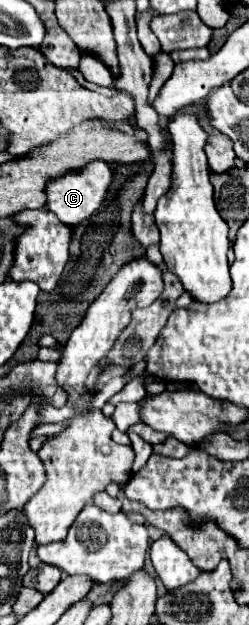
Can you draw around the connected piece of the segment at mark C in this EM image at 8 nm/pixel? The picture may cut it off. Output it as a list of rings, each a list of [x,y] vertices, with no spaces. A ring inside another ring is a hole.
[[[92,161],[84,169],[80,169],[76,173],[68,173],[68,175],[48,183],[48,187],[46,187],[46,195],[48,195],[46,209],[56,213],[56,217],[62,223],[66,223],[70,227],[76,227],[86,217],[90,217],[92,213],[96,213],[100,209],[100,205],[104,203],[104,199],[108,195],[108,185],[110,183],[112,183],[112,169],[110,169],[110,165],[104,163],[104,161]]]

